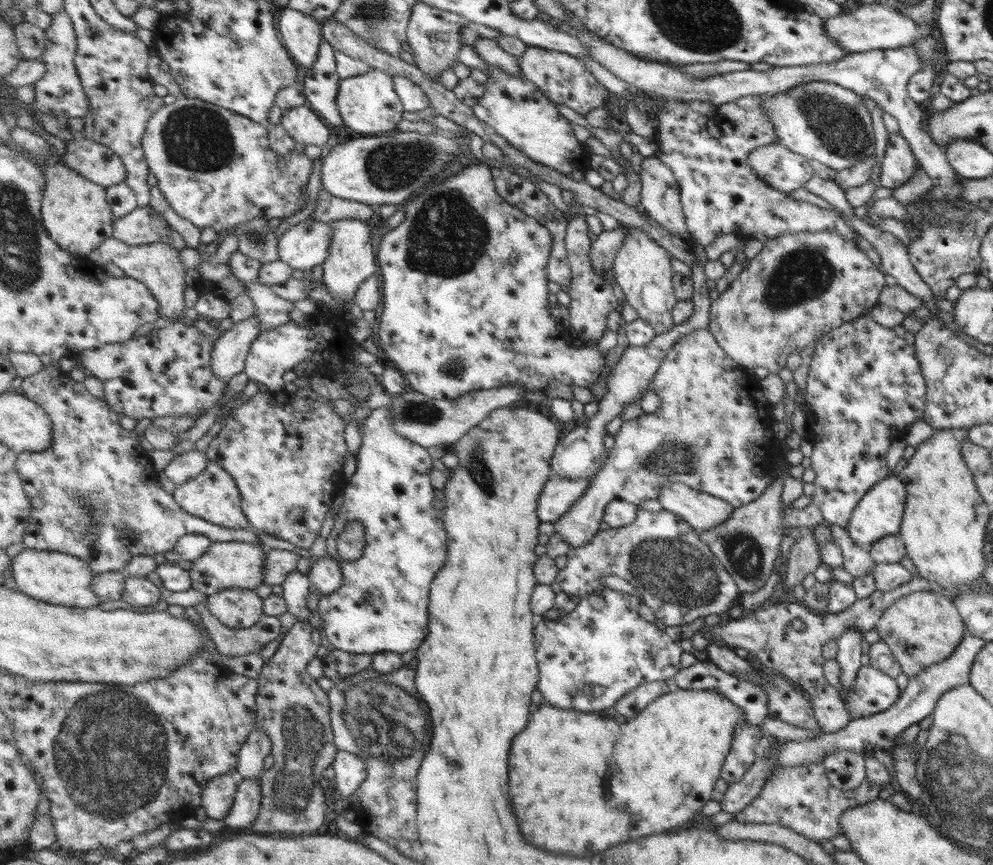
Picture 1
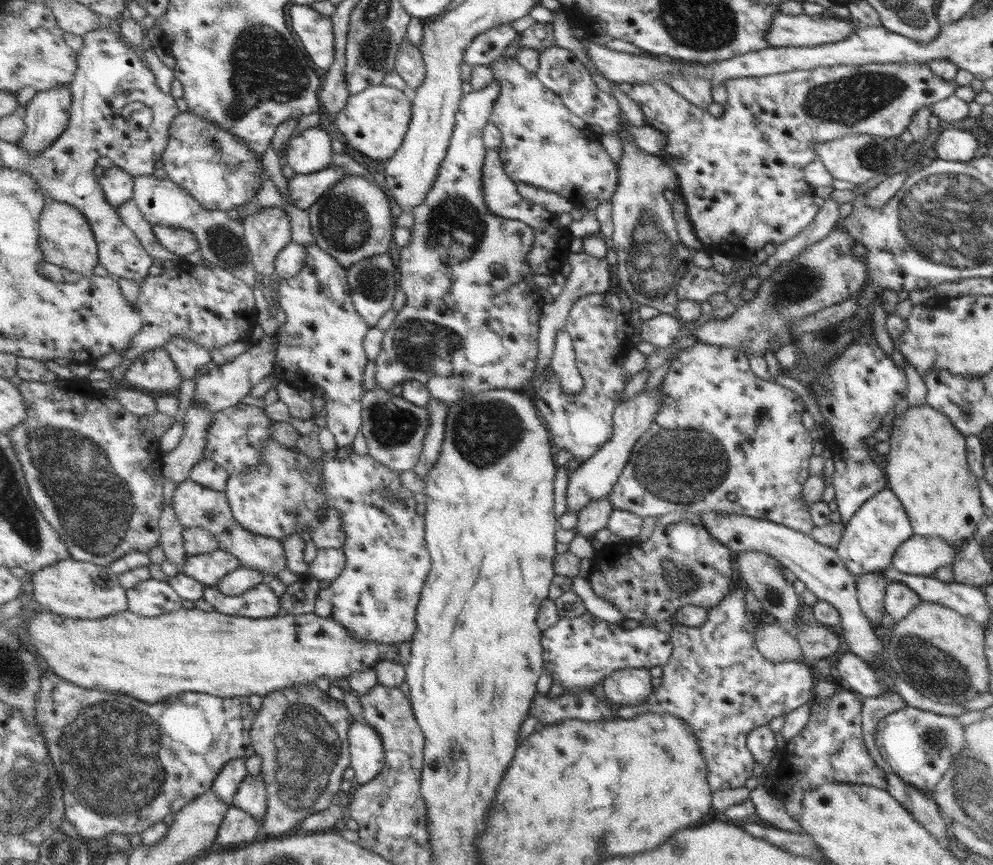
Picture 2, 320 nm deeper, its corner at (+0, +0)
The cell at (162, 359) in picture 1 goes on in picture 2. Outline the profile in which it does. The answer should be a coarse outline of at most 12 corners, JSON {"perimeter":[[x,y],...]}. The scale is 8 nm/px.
{"perimeter":[[164,348],[142,354],[126,372],[132,388],[175,393],[183,384]]}

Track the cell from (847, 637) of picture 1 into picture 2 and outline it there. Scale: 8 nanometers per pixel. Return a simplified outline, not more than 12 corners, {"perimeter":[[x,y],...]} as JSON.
{"perimeter":[[905,705],[877,722],[879,756],[929,794],[965,722]]}

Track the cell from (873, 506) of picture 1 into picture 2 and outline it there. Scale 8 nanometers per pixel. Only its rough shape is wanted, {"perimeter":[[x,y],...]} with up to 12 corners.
{"perimeter":[[886,488],[843,524],[834,552],[853,575],[890,566],[912,535]]}

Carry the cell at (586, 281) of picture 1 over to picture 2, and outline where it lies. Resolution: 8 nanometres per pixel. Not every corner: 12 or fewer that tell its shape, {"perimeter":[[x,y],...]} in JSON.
{"perimeter":[[611,293],[575,302],[565,325],[583,390],[528,392],[557,450],[580,463],[614,435],[628,311]]}

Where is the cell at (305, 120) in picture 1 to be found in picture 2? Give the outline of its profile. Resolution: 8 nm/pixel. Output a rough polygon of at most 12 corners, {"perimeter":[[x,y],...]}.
{"perimeter":[[318,126],[290,140],[287,164],[309,174],[331,166],[331,136]]}

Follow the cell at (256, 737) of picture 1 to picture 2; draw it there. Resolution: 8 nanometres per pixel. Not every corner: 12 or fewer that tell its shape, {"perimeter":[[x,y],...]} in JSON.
{"perimeter":[[261,772],[247,775],[232,806],[263,826],[268,792]]}

